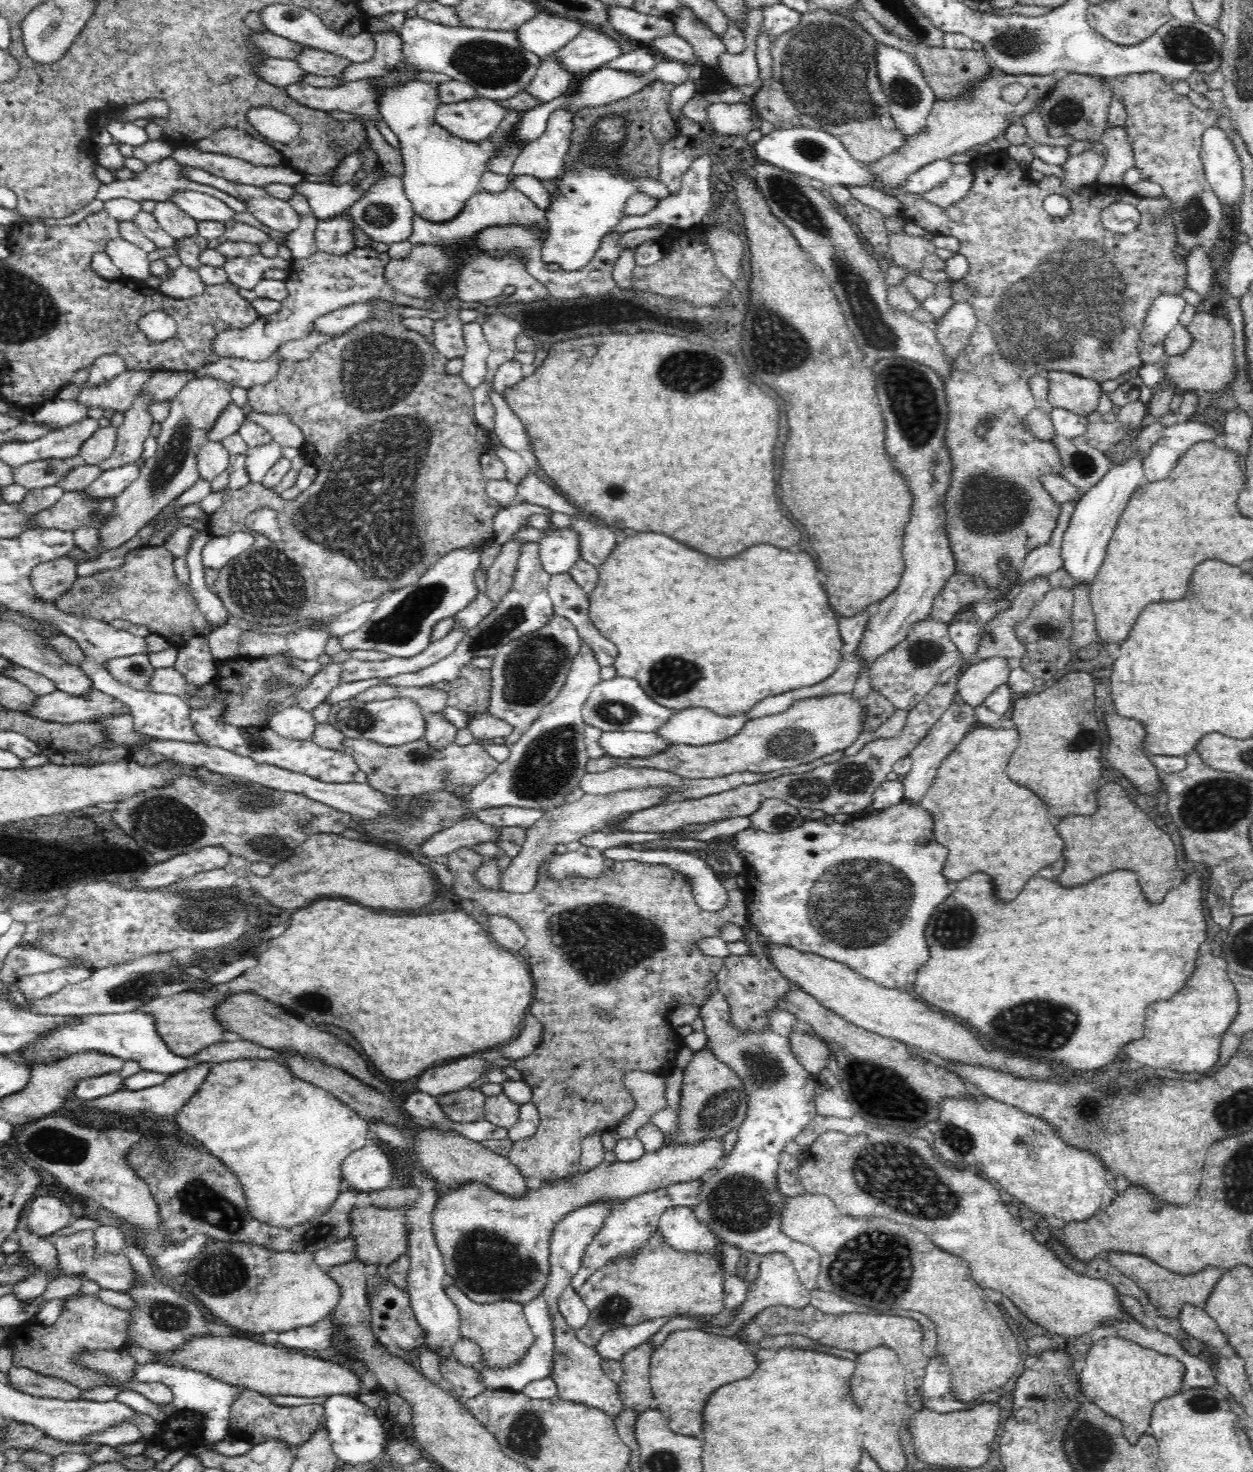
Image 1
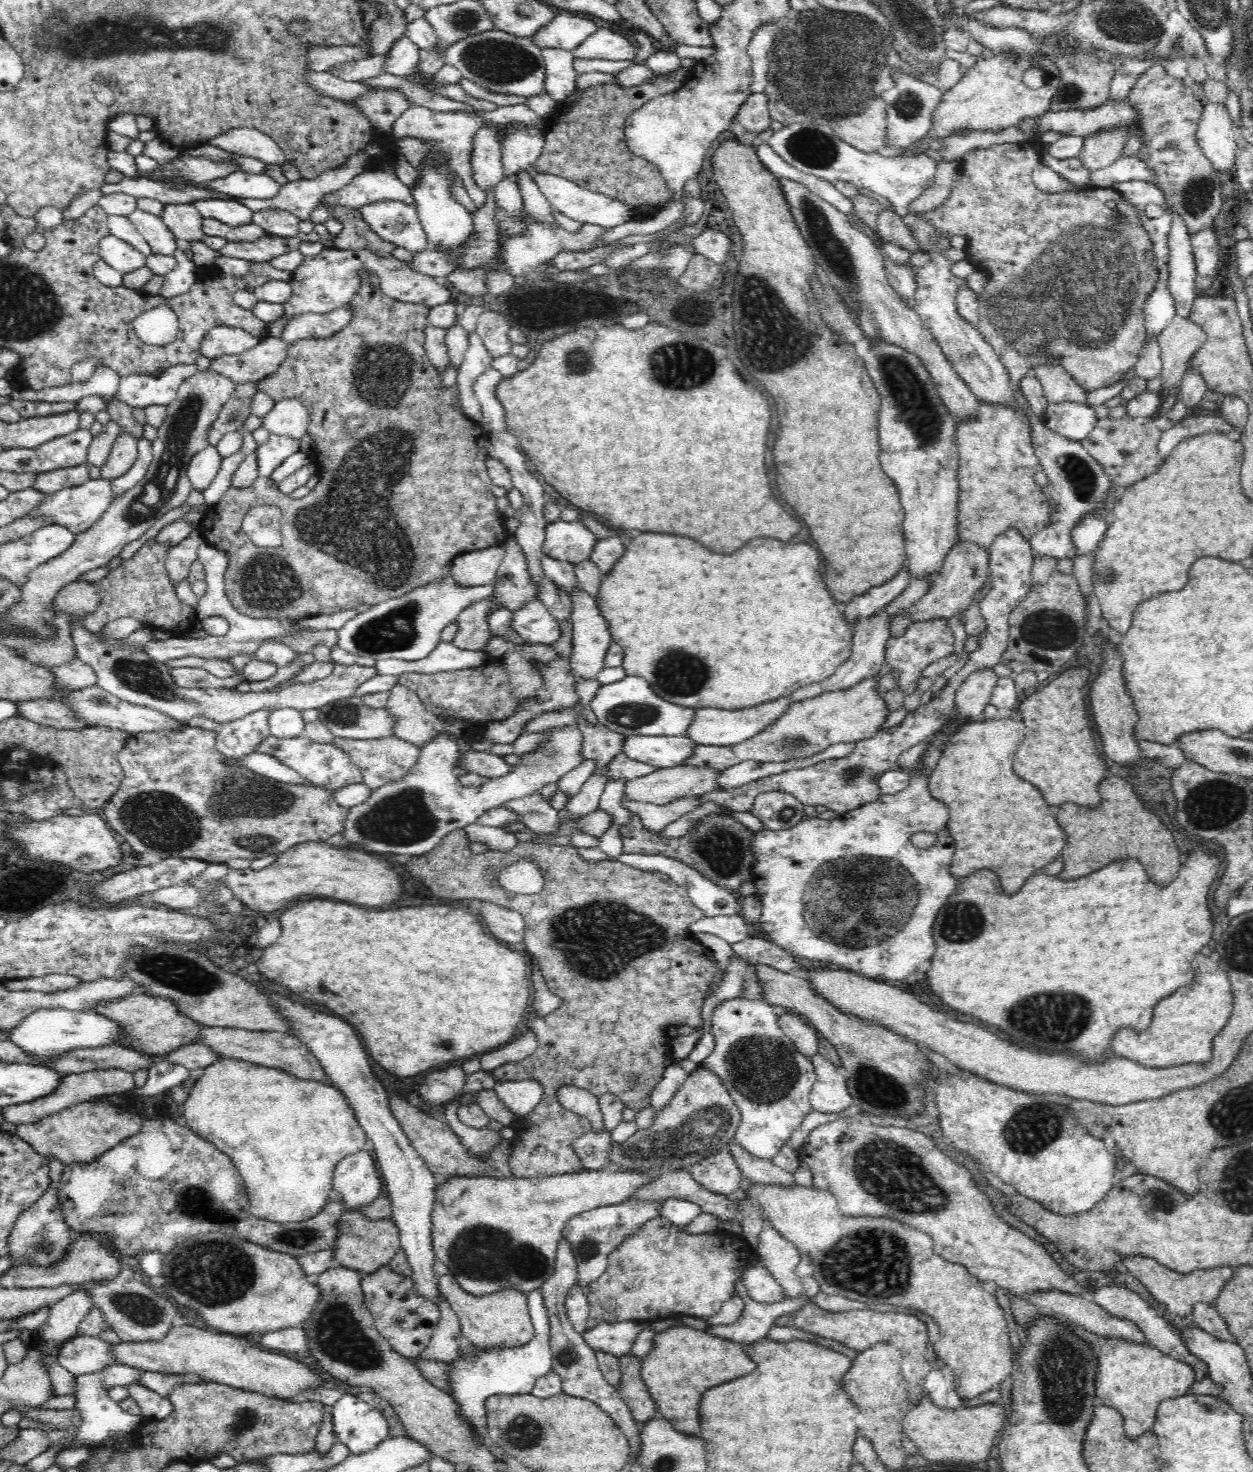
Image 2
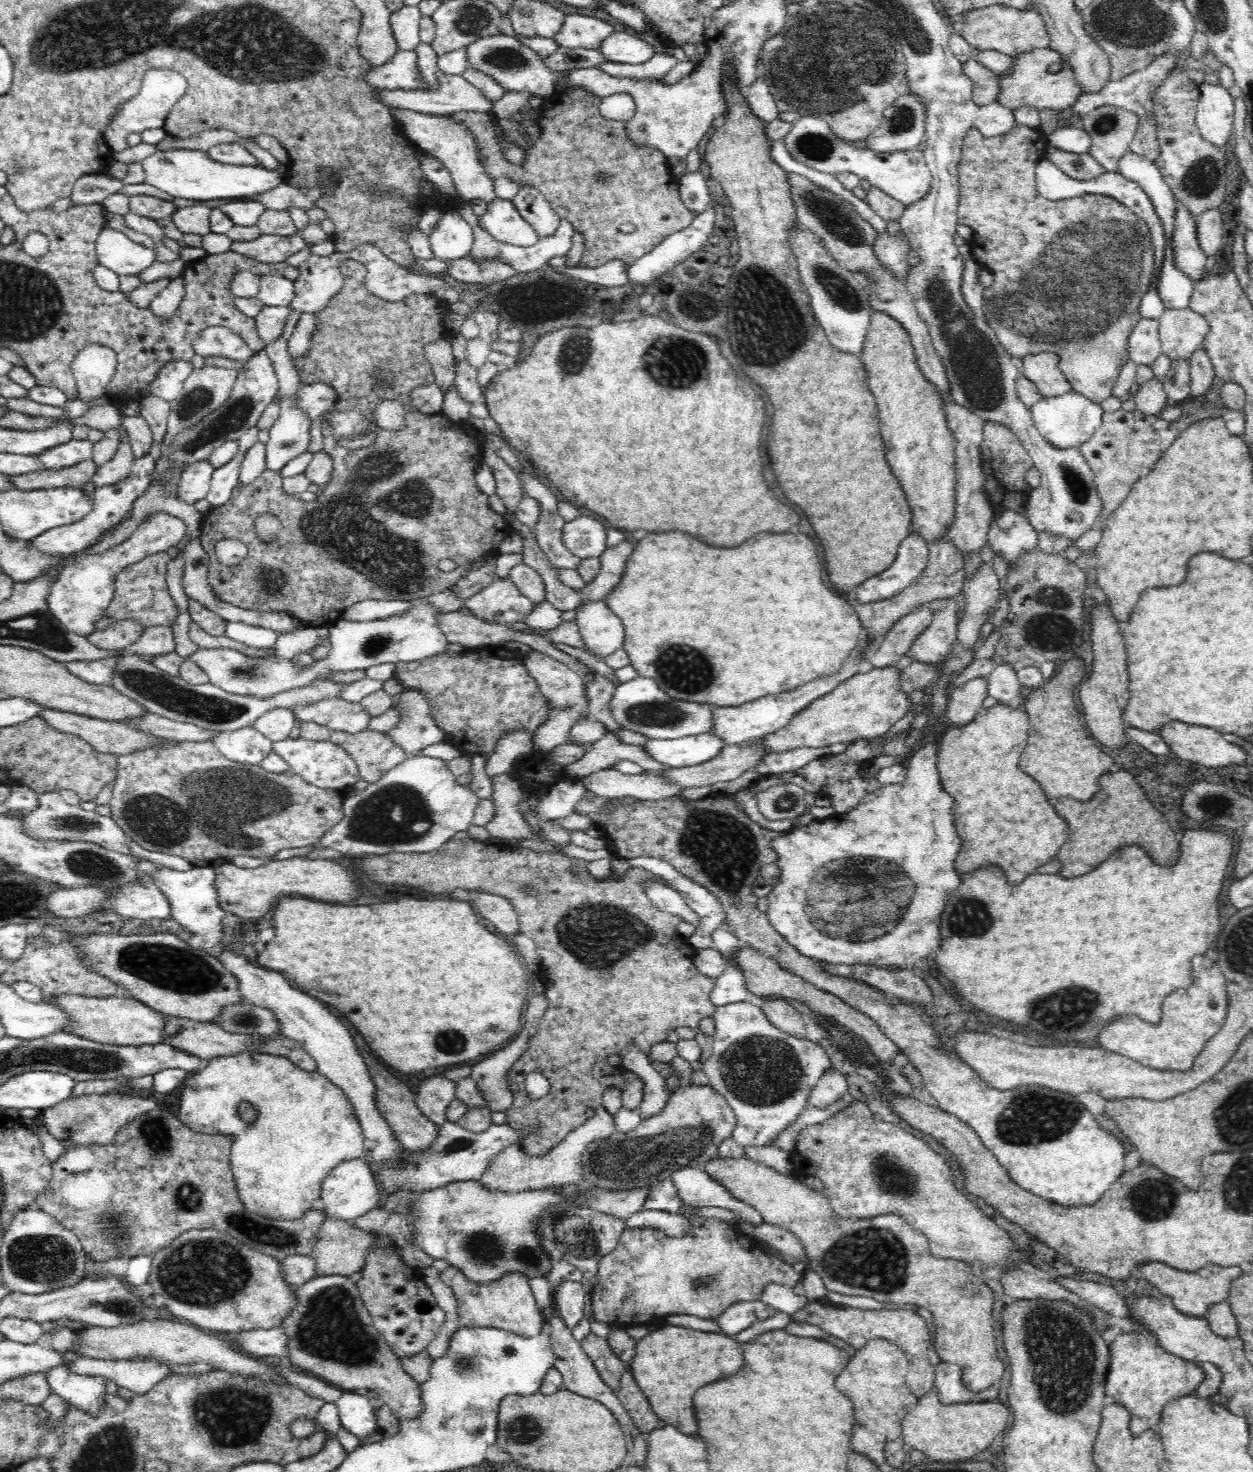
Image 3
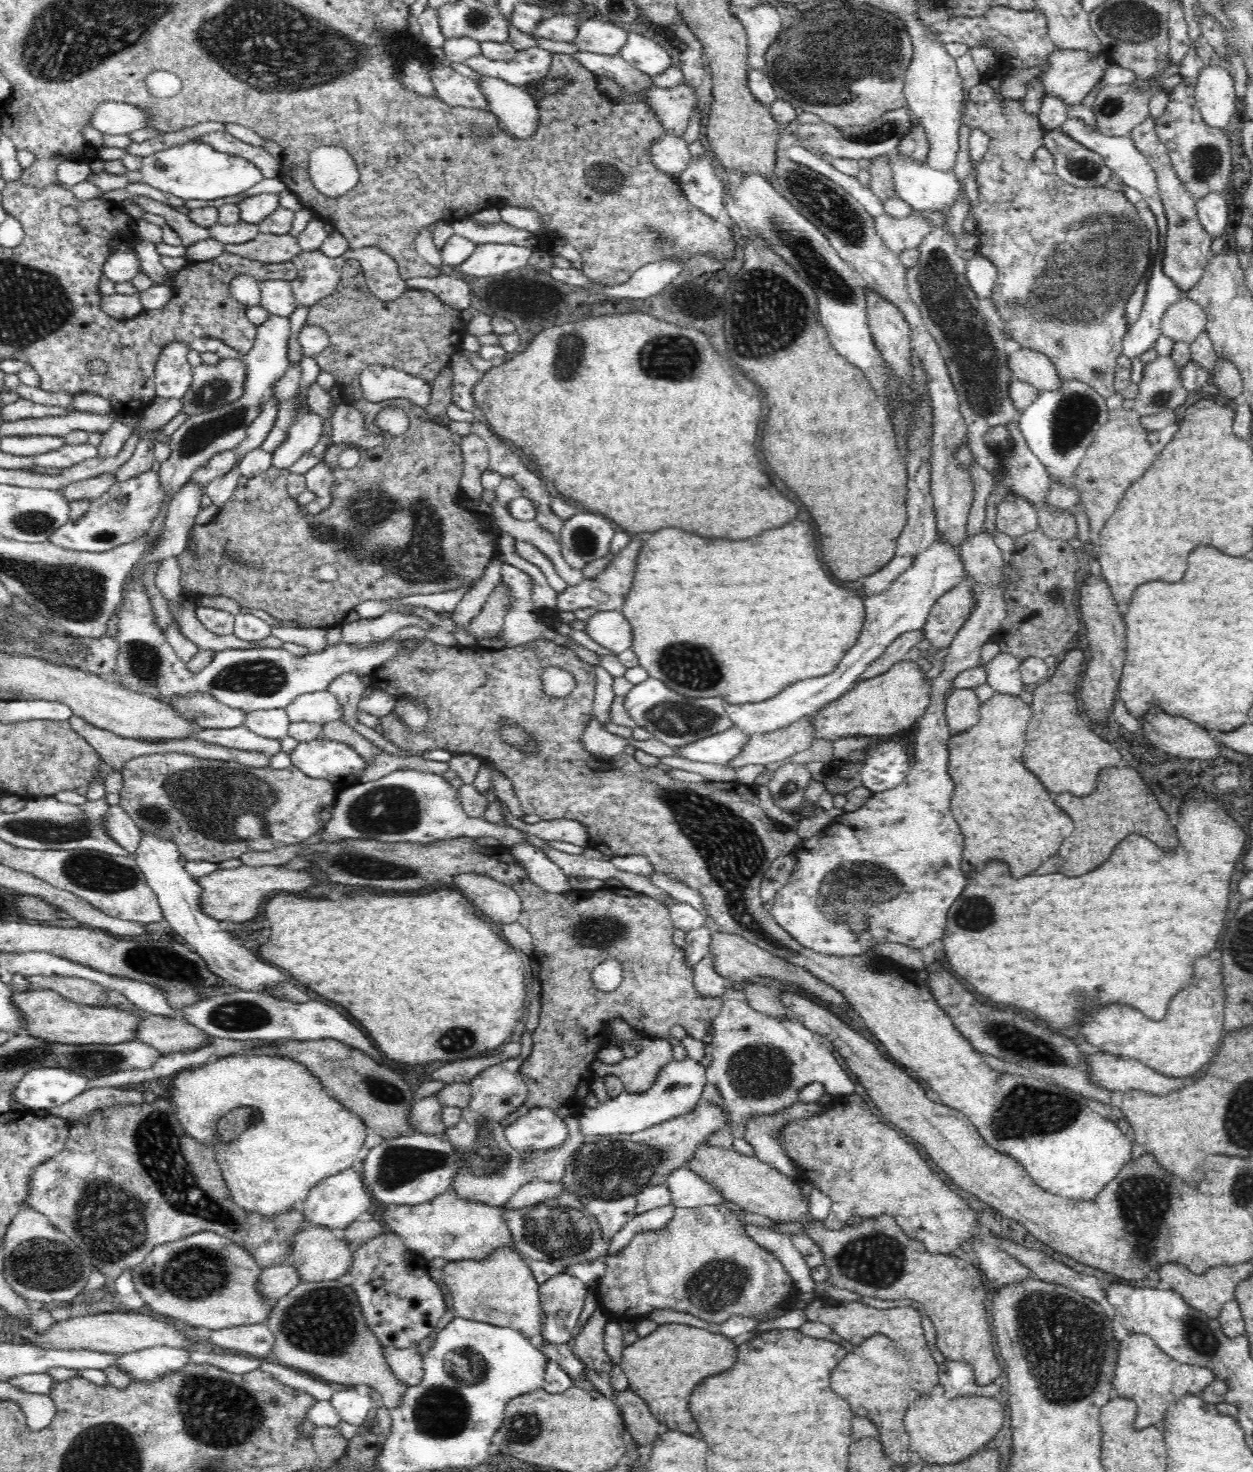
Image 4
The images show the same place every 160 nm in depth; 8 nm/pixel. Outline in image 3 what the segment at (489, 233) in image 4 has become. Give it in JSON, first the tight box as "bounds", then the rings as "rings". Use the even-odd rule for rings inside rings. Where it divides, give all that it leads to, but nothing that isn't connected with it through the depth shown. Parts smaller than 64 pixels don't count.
{"bounds":[478,198,540,246],"rings":[[[496,198],[490,202],[487,211],[478,216],[478,225],[490,233],[498,242],[514,246],[532,246],[540,240],[540,235],[526,222],[513,200]]]}

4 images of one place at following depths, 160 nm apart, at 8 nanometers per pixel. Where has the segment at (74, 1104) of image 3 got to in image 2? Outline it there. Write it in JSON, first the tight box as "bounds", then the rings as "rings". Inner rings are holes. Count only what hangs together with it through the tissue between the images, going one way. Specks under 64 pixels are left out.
{"bounds":[16,1101,142,1166],"rings":[[[86,1101],[39,1121],[20,1124],[16,1134],[46,1161],[56,1158],[63,1165],[71,1166],[74,1162],[80,1165],[97,1162],[107,1150],[138,1134],[141,1128],[142,1118],[138,1114],[122,1111],[109,1103]]]}

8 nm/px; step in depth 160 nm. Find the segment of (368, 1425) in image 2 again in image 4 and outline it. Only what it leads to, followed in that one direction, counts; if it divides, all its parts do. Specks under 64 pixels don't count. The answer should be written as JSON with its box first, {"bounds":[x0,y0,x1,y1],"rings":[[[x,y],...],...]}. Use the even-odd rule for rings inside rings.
{"bounds":[331,1387,372,1426],"rings":[[[339,1387],[338,1391],[332,1396],[331,1404],[336,1408],[341,1421],[362,1426],[371,1409],[372,1400],[369,1396],[360,1396],[351,1387]]]}

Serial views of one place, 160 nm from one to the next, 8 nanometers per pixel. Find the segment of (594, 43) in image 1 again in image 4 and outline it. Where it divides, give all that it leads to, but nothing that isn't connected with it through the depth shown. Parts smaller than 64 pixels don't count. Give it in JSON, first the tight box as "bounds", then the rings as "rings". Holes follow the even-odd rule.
{"bounds":[618,32,672,76],"rings":[[[629,32],[618,55],[636,69],[652,76],[670,68],[672,60],[663,47],[639,33]]]}

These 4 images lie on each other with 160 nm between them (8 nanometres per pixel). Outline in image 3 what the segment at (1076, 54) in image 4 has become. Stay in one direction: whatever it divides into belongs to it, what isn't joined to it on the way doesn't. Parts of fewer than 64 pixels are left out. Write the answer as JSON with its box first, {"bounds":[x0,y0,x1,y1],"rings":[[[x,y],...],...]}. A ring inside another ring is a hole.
{"bounds":[994,47,1082,111],"rings":[[[1050,47],[1034,50],[1013,58],[1014,70],[1011,73],[999,74],[1000,94],[994,102],[1014,111],[1022,106],[1035,106],[1038,110],[1067,109],[1082,94],[1074,71],[1062,55]]]}

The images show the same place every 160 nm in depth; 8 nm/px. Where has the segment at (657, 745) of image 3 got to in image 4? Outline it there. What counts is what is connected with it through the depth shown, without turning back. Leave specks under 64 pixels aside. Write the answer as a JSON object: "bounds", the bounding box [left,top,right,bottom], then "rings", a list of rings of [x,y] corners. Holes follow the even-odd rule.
{"bounds":[673,726,749,765],"rings":[[[732,726],[724,732],[689,742],[682,748],[674,747],[673,750],[677,752],[675,756],[688,760],[723,765],[744,748],[749,736],[739,726]]]}

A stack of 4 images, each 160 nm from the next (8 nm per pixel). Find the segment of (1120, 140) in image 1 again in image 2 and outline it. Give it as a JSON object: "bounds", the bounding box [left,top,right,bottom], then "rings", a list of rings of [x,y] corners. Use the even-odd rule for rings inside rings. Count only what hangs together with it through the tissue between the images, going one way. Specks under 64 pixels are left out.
{"bounds":[1039,100,1142,156],"rings":[[[1106,100],[1102,106],[1094,108],[1094,110],[1062,110],[1060,112],[1046,112],[1039,119],[1039,130],[1043,133],[1047,130],[1062,132],[1066,135],[1081,136],[1082,138],[1090,138],[1100,130],[1110,130],[1114,126],[1129,126],[1129,136],[1126,144],[1122,147],[1121,156],[1134,156],[1140,148],[1142,148],[1142,129],[1139,128],[1138,113],[1131,107],[1131,104],[1124,102],[1116,102],[1115,100]]]}

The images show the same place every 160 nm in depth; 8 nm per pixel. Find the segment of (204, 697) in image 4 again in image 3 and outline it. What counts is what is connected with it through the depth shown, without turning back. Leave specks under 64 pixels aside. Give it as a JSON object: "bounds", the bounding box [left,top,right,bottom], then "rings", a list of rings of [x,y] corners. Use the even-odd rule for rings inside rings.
{"bounds":[112,654,347,731],"rings":[[[135,654],[120,657],[115,664],[113,674],[112,687],[134,702],[141,704],[147,711],[172,720],[194,723],[200,728],[216,731],[238,730],[253,724],[262,714],[266,714],[268,710],[274,710],[274,708],[292,709],[296,706],[320,702],[322,698],[340,697],[342,688],[347,686],[344,682],[316,680],[306,687],[285,690],[266,698],[256,695],[232,694],[211,683],[189,684],[181,677],[172,676],[172,674],[160,670],[152,661]]]}

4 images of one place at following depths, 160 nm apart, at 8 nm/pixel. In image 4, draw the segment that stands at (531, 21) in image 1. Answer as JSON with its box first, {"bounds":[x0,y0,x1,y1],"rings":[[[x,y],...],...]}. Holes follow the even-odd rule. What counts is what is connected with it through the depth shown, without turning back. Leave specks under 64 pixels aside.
{"bounds":[573,19,628,56],"rings":[[[584,19],[578,25],[578,34],[573,43],[578,51],[620,56],[618,52],[626,44],[628,33],[628,30],[608,20]]]}

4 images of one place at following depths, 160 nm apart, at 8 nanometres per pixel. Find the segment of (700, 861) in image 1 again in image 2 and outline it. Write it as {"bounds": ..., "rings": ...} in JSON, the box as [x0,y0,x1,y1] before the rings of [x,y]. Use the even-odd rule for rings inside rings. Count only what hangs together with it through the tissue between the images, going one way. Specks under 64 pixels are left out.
{"bounds":[618,852,740,917],"rings":[[[623,852],[618,859],[624,864],[640,870],[658,871],[667,874],[674,883],[678,883],[679,886],[682,886],[689,892],[689,898],[694,906],[696,906],[705,917],[730,916],[739,914],[740,912],[740,900],[737,894],[733,894],[730,890],[705,878],[700,871],[694,869],[694,867],[690,867],[690,865],[686,865],[686,863],[682,861],[661,854],[626,854],[625,852]]]}

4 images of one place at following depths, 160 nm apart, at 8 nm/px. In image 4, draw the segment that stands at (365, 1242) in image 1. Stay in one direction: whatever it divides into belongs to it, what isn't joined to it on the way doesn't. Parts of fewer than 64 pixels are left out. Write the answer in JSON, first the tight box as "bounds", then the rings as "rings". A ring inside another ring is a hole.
{"bounds":[291,1225,354,1282],"rings":[[[314,1225],[310,1229],[299,1231],[292,1242],[291,1264],[298,1269],[302,1282],[338,1281],[340,1276],[349,1272],[352,1266],[354,1251],[346,1239],[336,1237],[333,1229]]]}

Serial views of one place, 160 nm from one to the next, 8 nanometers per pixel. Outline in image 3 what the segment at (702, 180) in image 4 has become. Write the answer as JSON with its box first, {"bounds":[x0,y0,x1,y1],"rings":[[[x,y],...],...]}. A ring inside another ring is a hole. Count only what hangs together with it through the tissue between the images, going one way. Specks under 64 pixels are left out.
{"bounds":[628,200,716,285],"rings":[[[711,200],[711,204],[708,205],[708,210],[702,212],[702,214],[696,215],[694,220],[690,223],[689,227],[679,230],[677,233],[667,236],[662,242],[659,242],[648,254],[641,256],[638,260],[635,260],[630,266],[628,266],[628,283],[630,285],[652,285],[658,279],[671,271],[676,265],[684,262],[687,258],[690,258],[691,254],[698,252],[704,245],[707,244],[707,240],[712,234],[713,226],[715,225],[715,210],[713,209],[716,204]]]}

